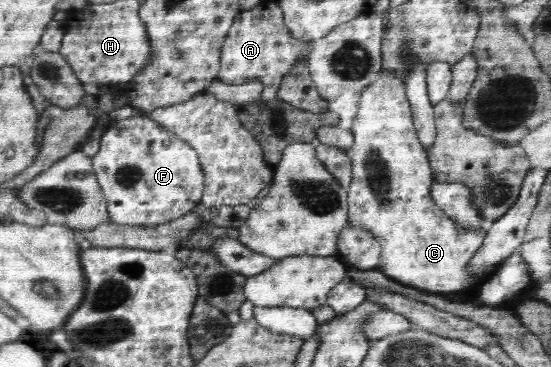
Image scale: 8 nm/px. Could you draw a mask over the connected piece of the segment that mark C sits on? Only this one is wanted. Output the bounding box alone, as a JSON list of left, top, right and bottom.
[347,70,489,295]

